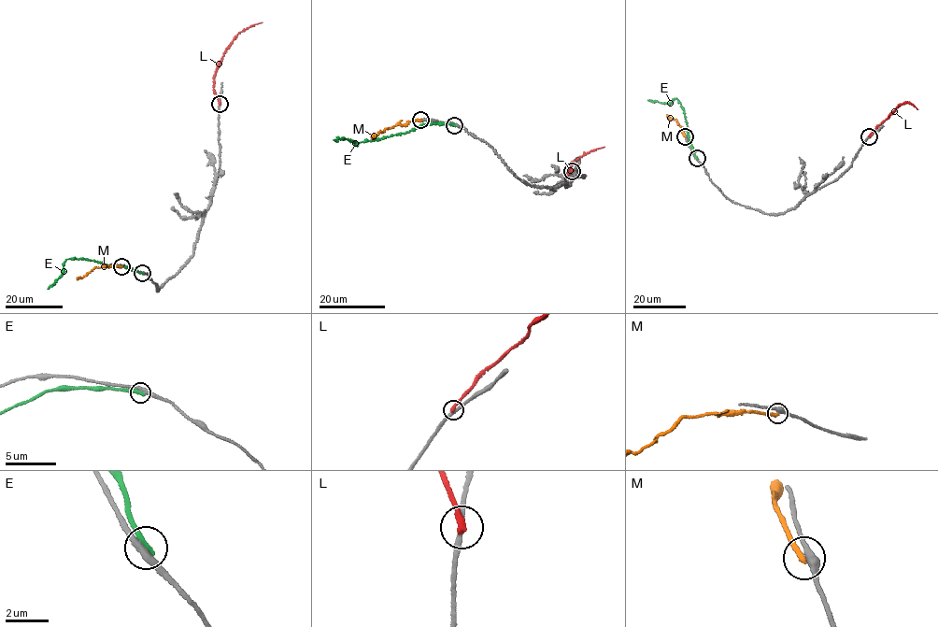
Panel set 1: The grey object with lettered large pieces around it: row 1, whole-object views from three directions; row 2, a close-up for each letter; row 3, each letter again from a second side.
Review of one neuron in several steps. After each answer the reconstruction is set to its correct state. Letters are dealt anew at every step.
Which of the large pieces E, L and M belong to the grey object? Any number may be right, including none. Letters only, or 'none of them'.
none of them

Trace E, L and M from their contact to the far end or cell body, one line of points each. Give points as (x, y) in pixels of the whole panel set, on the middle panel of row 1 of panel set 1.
E: (454, 125), (427, 123), (409, 131), (357, 143), (345, 138), (333, 140)
L: (572, 171), (565, 177), (574, 162), (603, 146)
M: (420, 120), (398, 124), (371, 135)

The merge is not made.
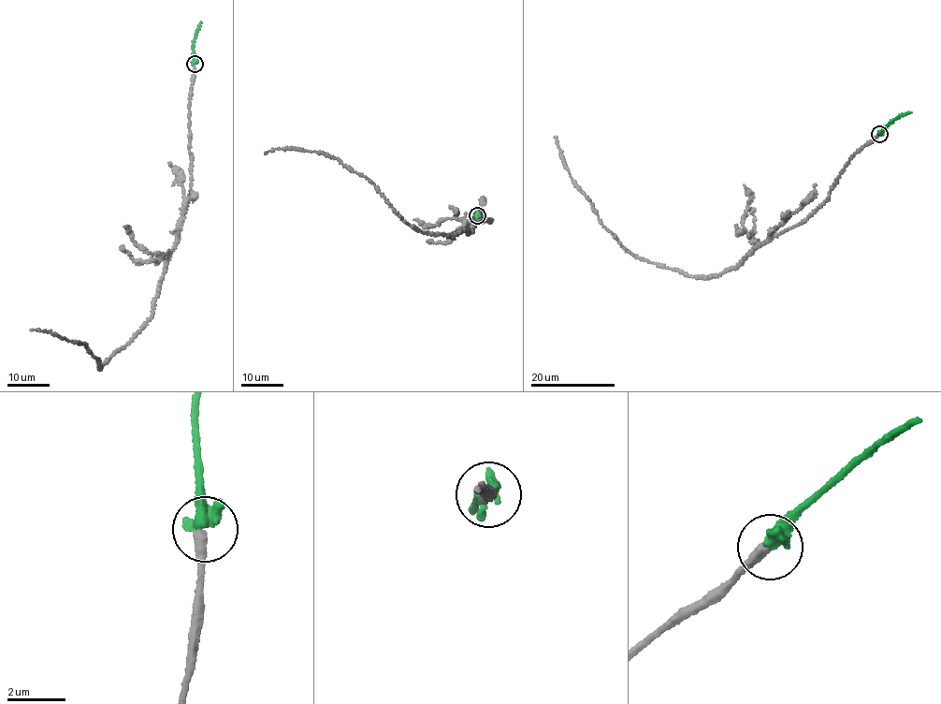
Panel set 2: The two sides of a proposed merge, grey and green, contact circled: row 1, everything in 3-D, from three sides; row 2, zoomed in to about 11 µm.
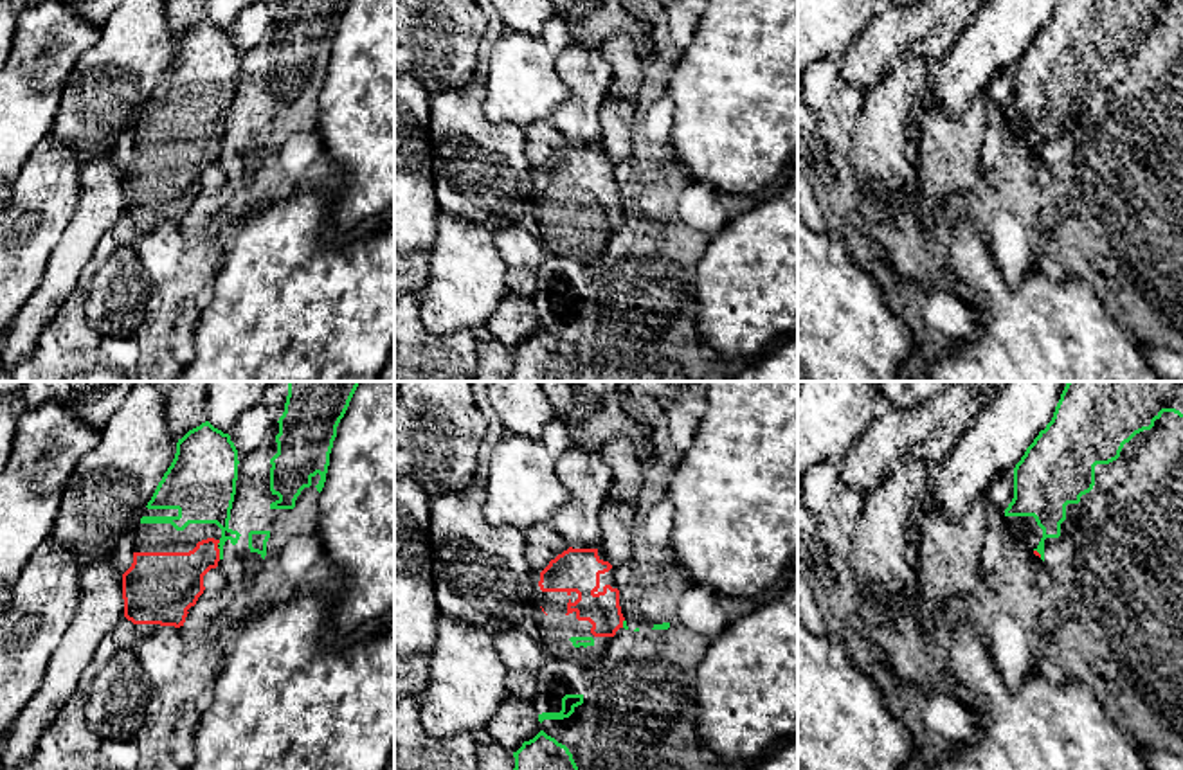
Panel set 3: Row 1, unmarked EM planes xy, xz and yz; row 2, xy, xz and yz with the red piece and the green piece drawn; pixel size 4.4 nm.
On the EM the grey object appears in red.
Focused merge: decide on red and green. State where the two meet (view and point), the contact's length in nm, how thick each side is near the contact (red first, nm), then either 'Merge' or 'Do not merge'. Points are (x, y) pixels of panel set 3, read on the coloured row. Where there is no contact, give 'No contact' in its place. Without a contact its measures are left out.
Touches red at xy (218, 553). Shared border 60 nm. Thickness 280 nm (red) against 220 nm. Merge

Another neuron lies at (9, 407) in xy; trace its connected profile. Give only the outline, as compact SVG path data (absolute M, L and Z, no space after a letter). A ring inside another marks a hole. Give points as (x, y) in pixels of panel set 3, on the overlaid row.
M0 396L0 471L7 466L20 417L18 396Z

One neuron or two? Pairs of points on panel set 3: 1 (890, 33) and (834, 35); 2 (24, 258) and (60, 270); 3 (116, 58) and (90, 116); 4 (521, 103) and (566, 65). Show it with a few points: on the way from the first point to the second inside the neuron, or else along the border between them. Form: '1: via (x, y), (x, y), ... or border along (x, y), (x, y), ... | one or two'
1: border along (872, 18), (848, 45) | two
2: border along (65, 227), (47, 261), (40, 285), (26, 303) | two
3: via (116, 72), (103, 101) | one
4: border along (555, 65), (568, 83) | two

